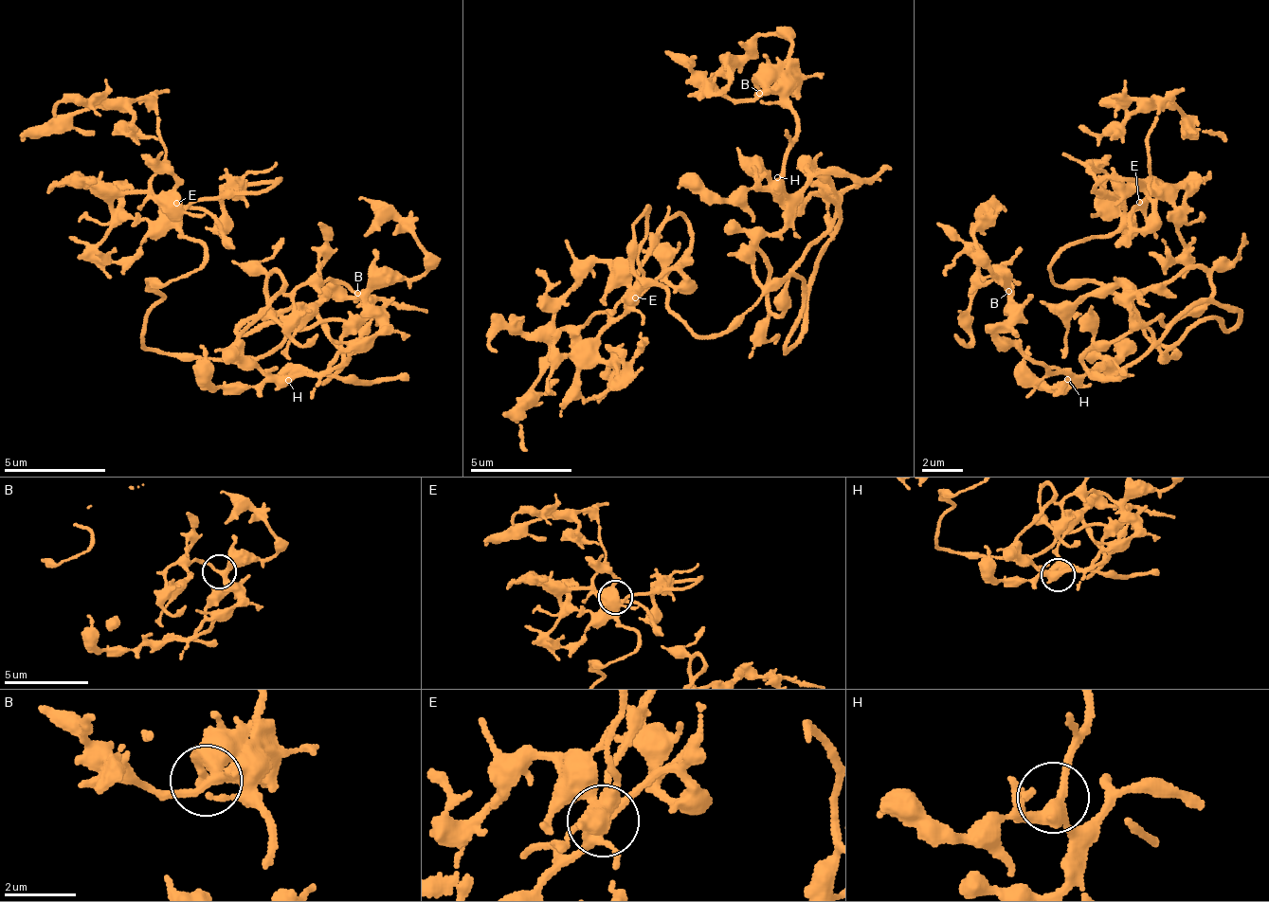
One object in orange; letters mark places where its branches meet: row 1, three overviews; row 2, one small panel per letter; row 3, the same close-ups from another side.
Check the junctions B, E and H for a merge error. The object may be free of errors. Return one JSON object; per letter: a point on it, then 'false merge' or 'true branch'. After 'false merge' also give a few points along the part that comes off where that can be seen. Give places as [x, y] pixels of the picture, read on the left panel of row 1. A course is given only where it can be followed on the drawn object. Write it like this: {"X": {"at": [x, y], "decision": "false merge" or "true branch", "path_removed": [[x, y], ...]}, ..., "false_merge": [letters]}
{"B": {"at": [357, 293], "decision": "true branch"}, "E": {"at": [176, 203], "decision": "true branch"}, "H": {"at": [288, 380], "decision": "true branch"}, "false_merge": []}

